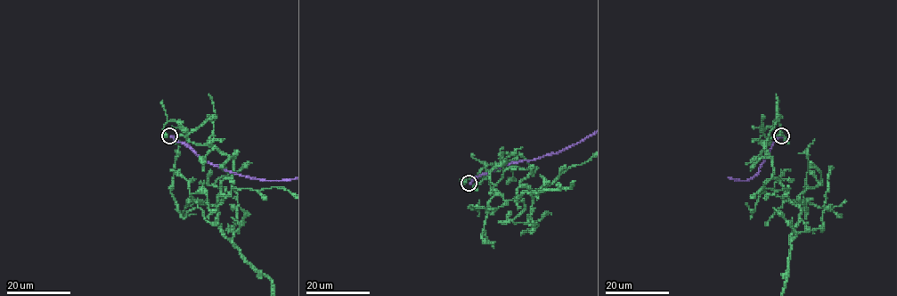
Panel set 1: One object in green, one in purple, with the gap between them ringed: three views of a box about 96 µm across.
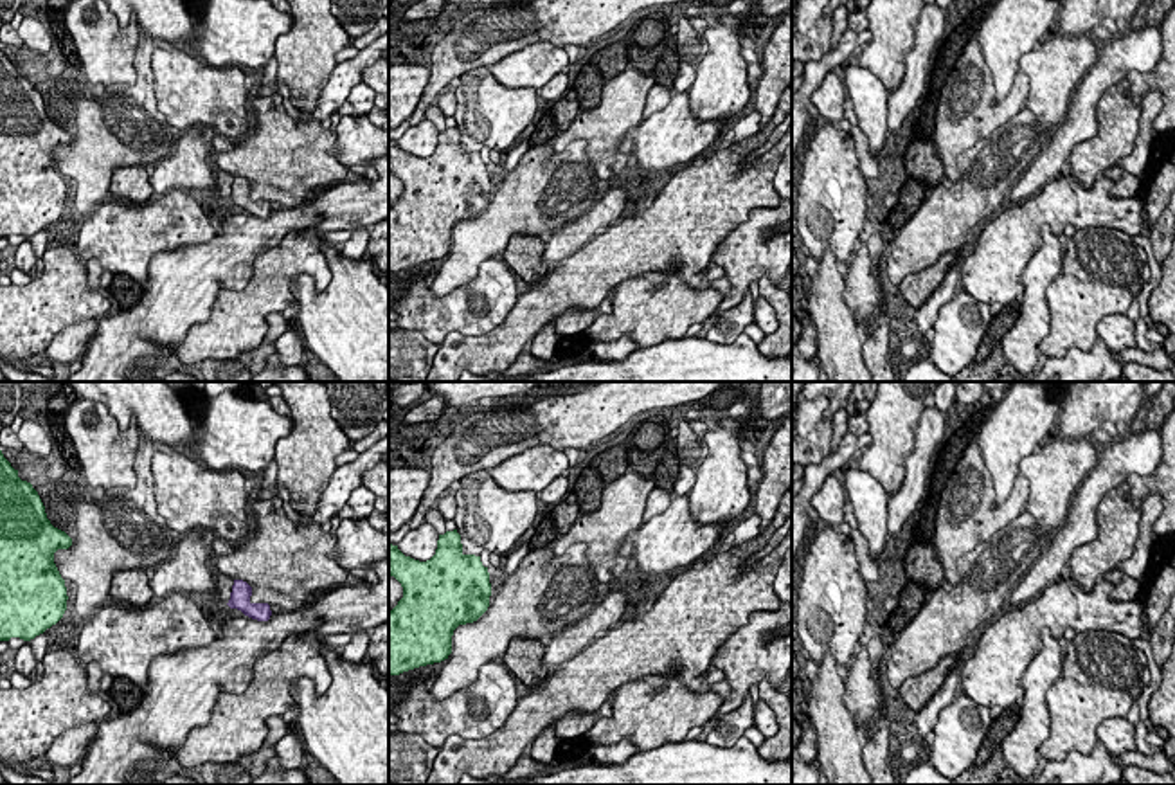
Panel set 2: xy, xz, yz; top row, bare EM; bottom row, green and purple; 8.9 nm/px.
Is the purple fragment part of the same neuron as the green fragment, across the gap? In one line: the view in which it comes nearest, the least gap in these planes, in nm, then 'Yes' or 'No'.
Closest in xy. Distance 1400 nm. No

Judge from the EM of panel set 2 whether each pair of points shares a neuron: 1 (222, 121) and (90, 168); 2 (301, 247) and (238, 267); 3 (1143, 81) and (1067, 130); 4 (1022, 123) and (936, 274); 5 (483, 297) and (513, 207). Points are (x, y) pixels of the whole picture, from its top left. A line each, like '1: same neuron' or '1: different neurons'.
1: different neurons
2: different neurons
3: different neurons
4: different neurons
5: different neurons

